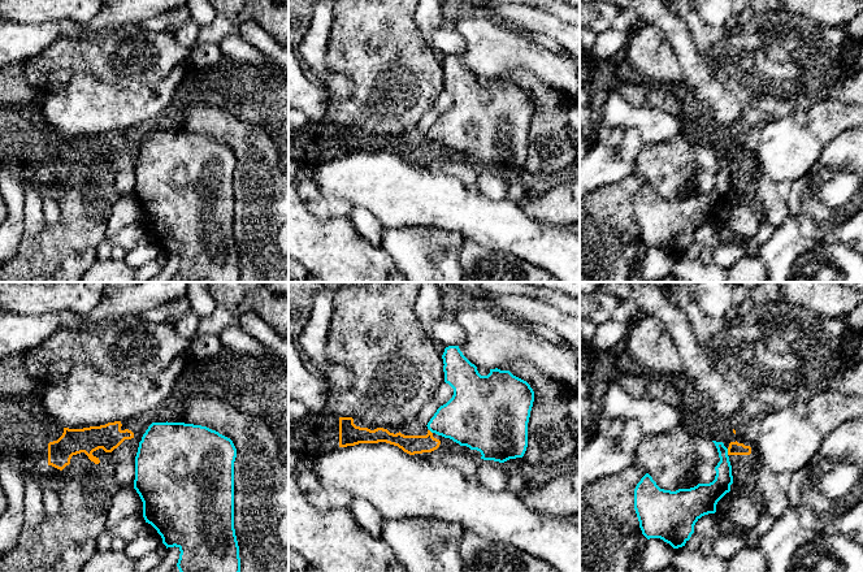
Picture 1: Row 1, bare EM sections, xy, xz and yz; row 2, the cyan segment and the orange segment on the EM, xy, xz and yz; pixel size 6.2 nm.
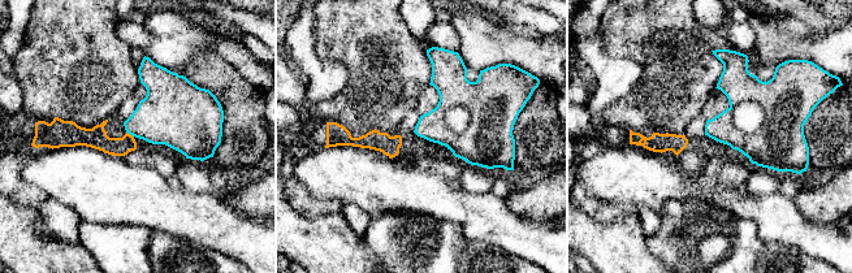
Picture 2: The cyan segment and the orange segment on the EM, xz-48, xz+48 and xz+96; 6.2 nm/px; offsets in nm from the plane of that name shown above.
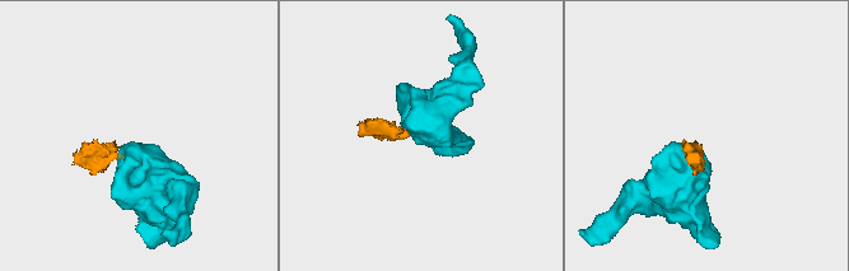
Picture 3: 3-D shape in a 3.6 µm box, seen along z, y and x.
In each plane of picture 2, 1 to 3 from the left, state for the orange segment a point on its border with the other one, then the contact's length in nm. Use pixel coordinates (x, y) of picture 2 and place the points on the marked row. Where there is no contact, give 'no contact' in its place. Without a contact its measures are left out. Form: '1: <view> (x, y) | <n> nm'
1: xz-48 (130, 134) | 60 nm
2: no contact
3: no contact

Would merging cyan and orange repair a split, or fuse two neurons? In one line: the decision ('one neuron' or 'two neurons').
two neurons

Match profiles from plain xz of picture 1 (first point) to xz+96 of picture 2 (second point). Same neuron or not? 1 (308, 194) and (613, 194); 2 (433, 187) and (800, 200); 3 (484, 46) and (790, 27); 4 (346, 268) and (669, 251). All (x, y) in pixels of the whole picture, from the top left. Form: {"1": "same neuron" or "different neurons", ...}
{"1": "different neurons", "2": "different neurons", "3": "different neurons", "4": "different neurons"}

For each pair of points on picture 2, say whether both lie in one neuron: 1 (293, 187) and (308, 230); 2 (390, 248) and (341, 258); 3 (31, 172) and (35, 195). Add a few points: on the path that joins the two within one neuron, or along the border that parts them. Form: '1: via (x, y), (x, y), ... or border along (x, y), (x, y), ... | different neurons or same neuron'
1: border along (289, 202), (295, 209), (311, 219), (333, 213) | different neurons
2: border along (359, 239), (375, 259) | different neurons
3: border along (33, 156), (24, 164), (21, 177), (50, 196) | different neurons

